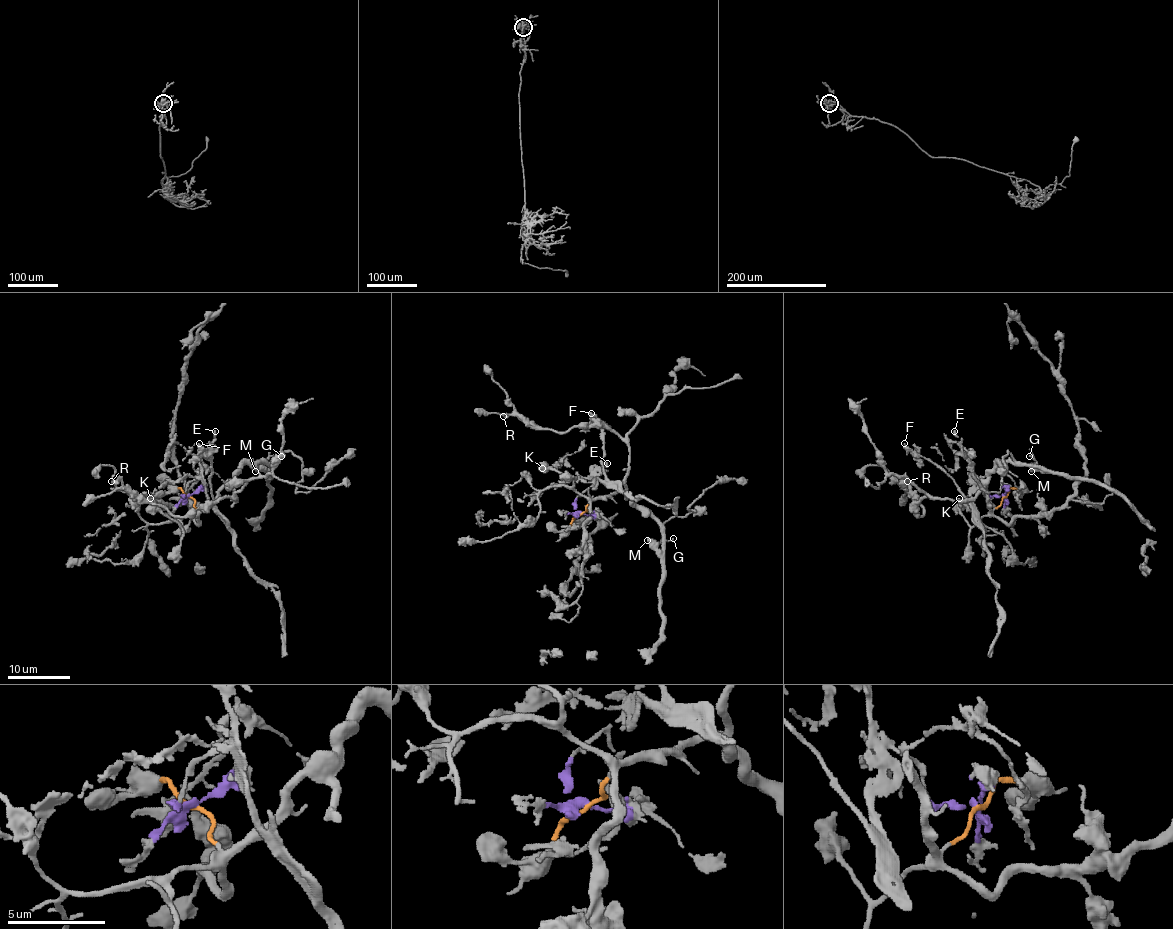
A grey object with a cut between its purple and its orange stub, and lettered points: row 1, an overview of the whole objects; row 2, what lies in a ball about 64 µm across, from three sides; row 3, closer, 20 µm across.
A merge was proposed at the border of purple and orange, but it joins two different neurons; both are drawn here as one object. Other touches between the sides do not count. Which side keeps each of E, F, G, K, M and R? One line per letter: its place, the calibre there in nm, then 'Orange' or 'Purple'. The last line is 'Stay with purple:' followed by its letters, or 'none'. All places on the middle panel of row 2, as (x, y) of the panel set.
E: Place: (607, 463). Thickness 280 nm. Purple
F: Place: (591, 413). Thickness 320 nm. Purple
G: Place: (673, 538). Thickness 110 nm. Orange
K: Place: (542, 468). Thickness 460 nm. Orange
M: Place: (647, 540). Thickness 550 nm. Orange
R: Place: (503, 416). Thickness 170 nm. Orange
Stay with purple: E, F

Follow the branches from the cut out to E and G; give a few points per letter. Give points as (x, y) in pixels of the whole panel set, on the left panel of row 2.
E: (189, 496), (184, 496), (187, 485), (200, 474), (200, 460), (208, 452), (215, 430)
G: (189, 496), (200, 510), (244, 465), (266, 462), (270, 466), (267, 468), (264, 462), (270, 455), (281, 455)

